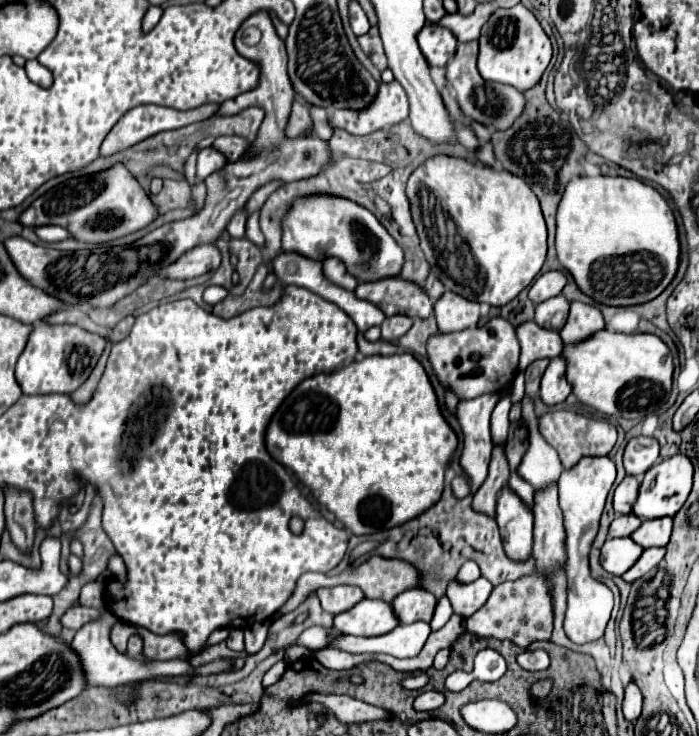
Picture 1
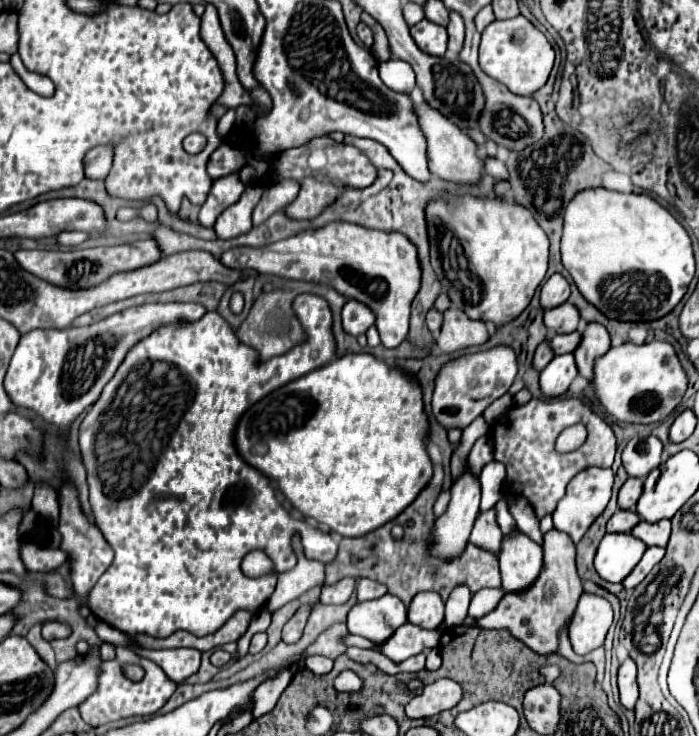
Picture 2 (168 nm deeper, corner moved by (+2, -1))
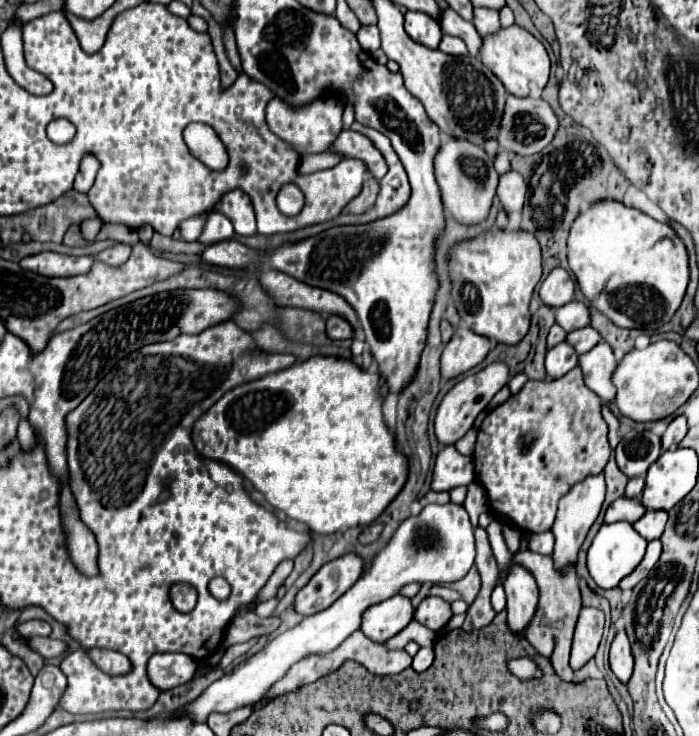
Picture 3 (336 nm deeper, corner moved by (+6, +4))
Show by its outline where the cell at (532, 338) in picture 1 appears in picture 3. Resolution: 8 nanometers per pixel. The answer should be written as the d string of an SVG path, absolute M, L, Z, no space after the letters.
M582 327L582 329L570 331L570 333L566 335L566 343L572 345L578 355L586 353L588 349L592 349L600 339L602 339L600 333L598 333L596 329L592 329L592 327Z

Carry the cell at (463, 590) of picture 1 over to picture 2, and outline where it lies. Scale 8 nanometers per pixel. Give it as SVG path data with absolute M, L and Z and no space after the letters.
M484 588L484 590L476 592L472 596L468 614L472 618L476 618L476 620L482 618L482 616L486 616L486 614L490 614L490 610L496 610L496 606L498 606L500 598L504 598L504 594L506 592L502 588Z

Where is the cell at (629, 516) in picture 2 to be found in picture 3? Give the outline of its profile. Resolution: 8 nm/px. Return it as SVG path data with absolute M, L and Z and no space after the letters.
M622 497L622 499L616 499L616 501L606 509L604 523L616 523L616 521L634 523L634 521L638 521L638 517L642 517L644 513L646 513L646 509L642 507L640 501Z

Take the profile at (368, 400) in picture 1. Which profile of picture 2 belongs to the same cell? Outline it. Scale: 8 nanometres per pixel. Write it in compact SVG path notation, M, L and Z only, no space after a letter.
M346 354L250 406L238 420L234 446L242 460L274 480L306 518L326 524L340 536L362 536L398 516L430 482L432 462L424 448L426 436L428 420L418 382L370 354Z

